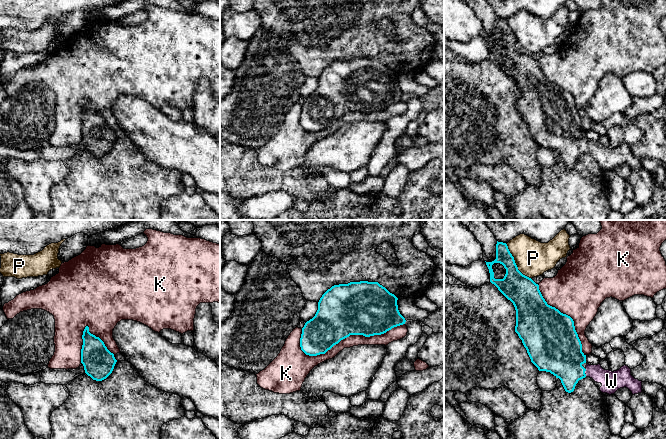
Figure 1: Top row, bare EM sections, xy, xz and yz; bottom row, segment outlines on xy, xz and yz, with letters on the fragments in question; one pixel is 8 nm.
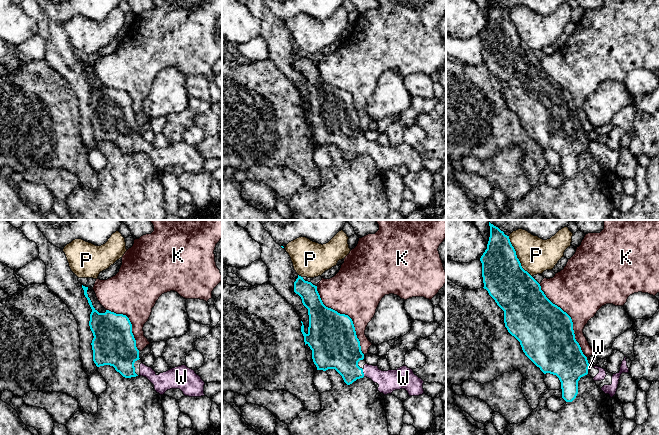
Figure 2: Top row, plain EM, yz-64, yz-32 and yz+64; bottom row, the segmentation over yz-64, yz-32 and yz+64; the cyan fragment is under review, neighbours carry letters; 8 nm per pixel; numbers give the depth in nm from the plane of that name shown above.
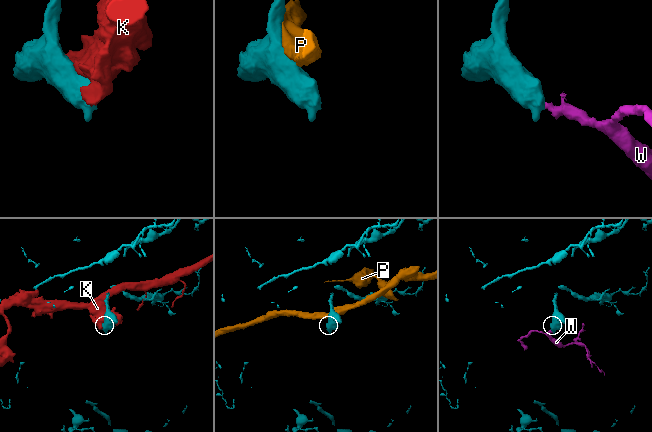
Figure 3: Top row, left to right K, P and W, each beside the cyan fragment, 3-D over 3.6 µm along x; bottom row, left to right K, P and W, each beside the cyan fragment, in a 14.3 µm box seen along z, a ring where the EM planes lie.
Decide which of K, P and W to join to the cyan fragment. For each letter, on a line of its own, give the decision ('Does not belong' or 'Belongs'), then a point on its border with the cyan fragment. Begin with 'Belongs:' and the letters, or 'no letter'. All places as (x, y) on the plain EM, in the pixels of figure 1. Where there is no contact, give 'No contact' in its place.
Belongs: W
K: Does not belong. Touches cyan at xz (351, 110)
P: Does not belong. Touches cyan at yz (515, 39)
W: Belongs. Touches cyan at yz (584, 149)

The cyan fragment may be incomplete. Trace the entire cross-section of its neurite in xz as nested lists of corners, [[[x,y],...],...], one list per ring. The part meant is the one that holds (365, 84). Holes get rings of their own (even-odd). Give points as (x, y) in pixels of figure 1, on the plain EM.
[[[378,58],[332,62],[320,74],[315,92],[302,104],[301,126],[317,132],[350,111],[381,111],[405,100],[397,76]]]

